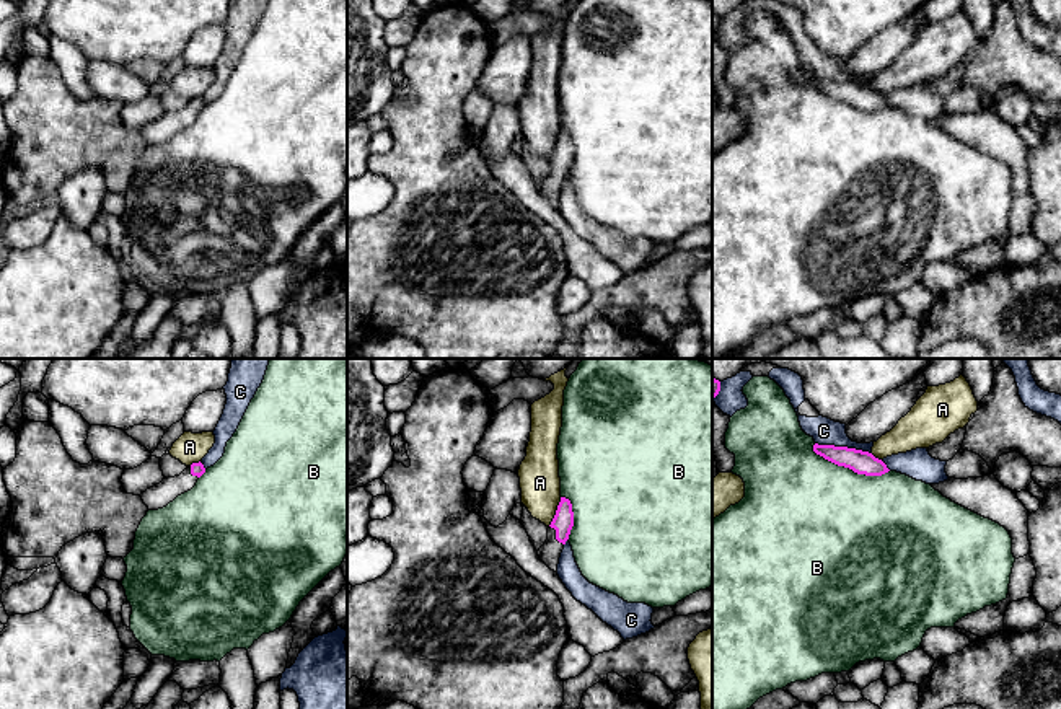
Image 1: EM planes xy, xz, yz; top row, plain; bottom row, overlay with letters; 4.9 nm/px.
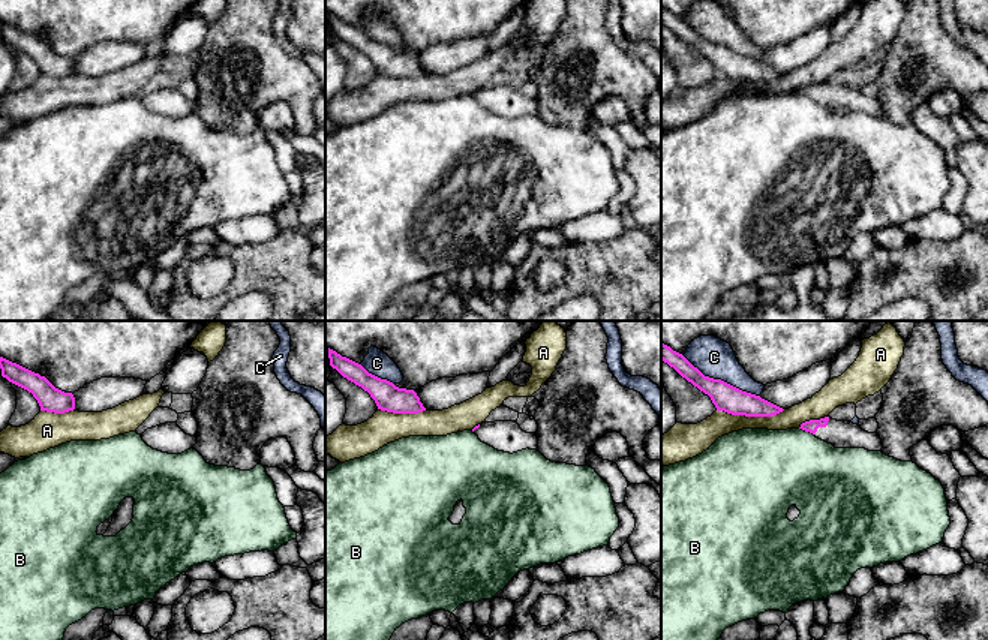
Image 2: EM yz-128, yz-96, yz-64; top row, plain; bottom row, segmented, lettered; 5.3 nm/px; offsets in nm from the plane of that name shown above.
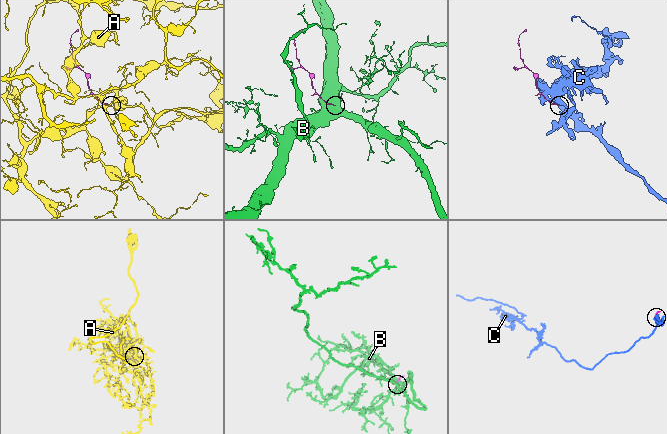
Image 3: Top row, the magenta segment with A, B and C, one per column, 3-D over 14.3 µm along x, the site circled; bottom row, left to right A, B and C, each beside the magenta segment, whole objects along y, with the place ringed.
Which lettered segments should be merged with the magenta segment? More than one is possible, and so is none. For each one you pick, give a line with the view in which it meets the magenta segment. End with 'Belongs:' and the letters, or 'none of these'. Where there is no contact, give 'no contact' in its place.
Belongs: none of these

